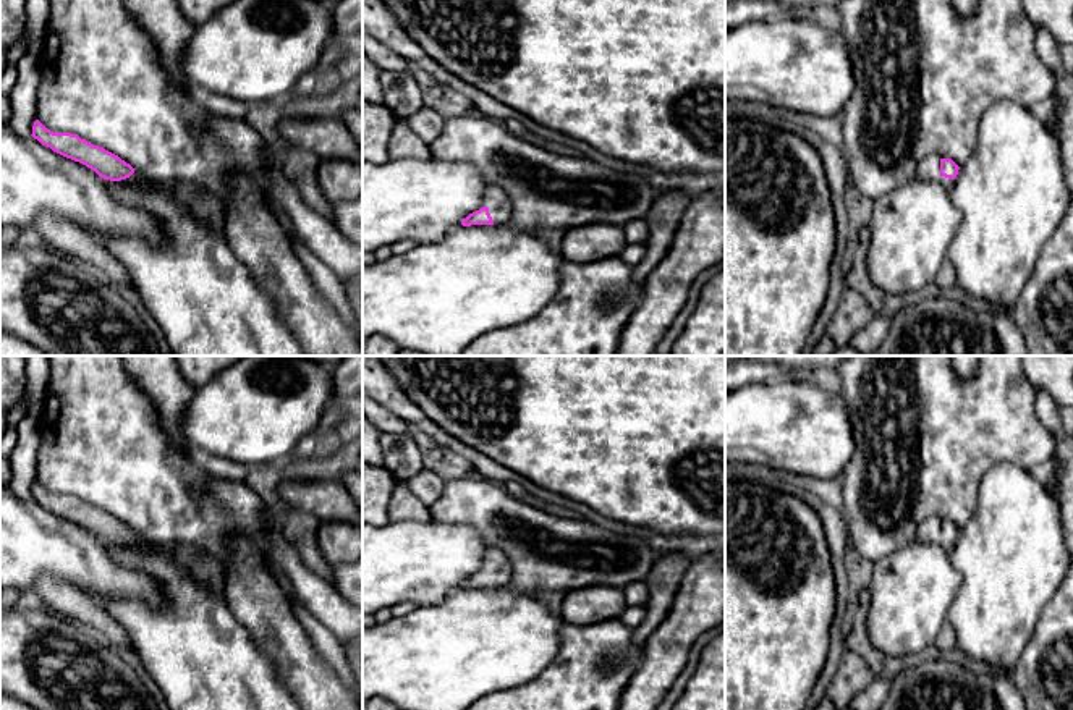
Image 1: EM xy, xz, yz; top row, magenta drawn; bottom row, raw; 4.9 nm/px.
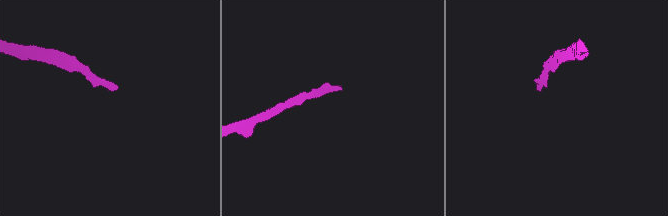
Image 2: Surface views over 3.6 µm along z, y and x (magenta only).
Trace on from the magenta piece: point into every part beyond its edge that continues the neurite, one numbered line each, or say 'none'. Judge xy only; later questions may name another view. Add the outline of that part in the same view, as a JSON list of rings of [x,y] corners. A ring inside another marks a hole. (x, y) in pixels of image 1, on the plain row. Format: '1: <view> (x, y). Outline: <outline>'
1: xy (136, 542). Outline: [[[134,534],[129,540],[121,542],[121,545],[126,545],[131,550],[151,553],[155,550],[155,543],[147,542],[142,535]]]

